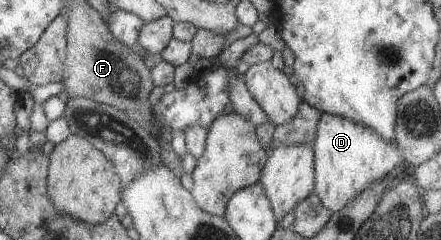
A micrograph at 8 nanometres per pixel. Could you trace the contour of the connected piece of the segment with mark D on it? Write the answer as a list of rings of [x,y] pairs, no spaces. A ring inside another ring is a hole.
[[[321,112],[320,114],[319,120],[317,121],[317,132],[312,144],[314,146],[313,168],[315,171],[313,192],[320,198],[321,204],[326,207],[326,209],[329,209],[331,213],[340,211],[340,209],[342,209],[342,207],[344,207],[361,189],[364,189],[369,183],[372,183],[373,181],[382,180],[386,173],[388,173],[391,169],[394,169],[396,165],[400,165],[400,163],[402,163],[402,161],[404,160],[402,157],[401,149],[397,146],[395,140],[386,141],[376,132],[373,132],[372,129],[366,127],[365,125],[362,125],[361,123],[326,112]]]

